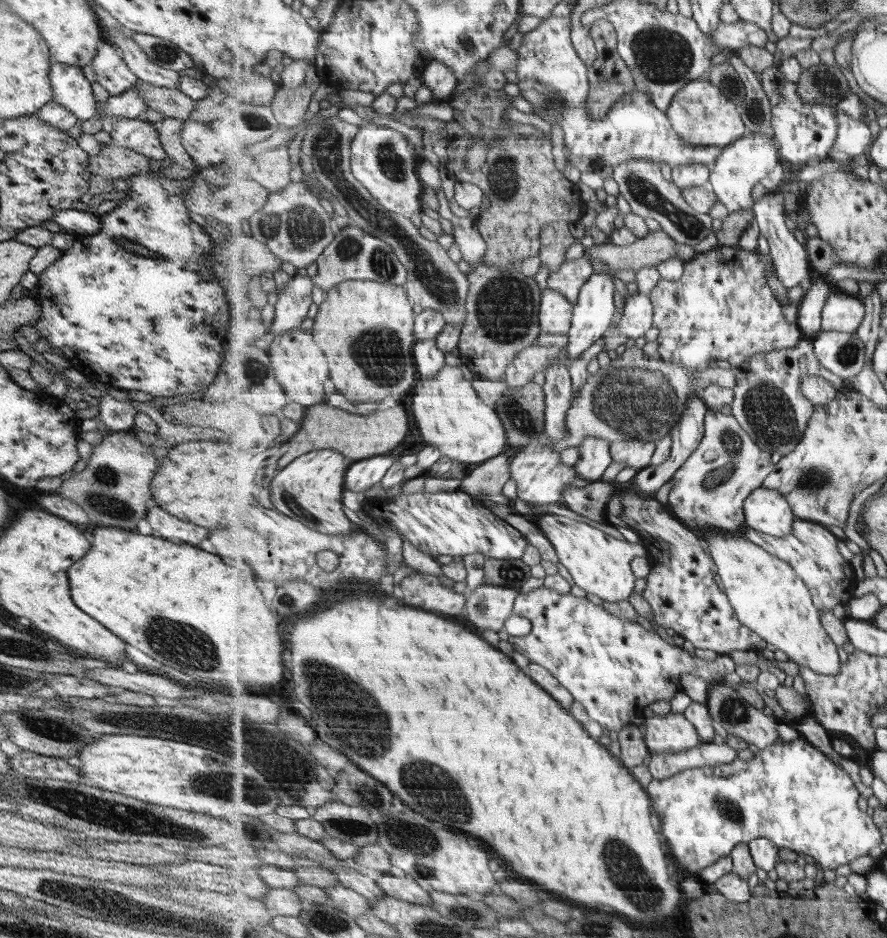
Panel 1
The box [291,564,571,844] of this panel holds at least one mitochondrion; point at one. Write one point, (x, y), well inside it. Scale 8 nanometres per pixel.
(434, 789)

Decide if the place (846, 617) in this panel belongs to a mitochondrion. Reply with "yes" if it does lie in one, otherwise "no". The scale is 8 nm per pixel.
no

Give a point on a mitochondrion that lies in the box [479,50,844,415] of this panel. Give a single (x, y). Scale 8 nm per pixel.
(640, 189)

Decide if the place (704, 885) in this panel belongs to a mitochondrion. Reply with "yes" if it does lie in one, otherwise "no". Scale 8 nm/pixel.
no

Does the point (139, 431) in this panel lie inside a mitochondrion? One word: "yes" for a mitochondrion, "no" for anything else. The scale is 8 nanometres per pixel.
no

